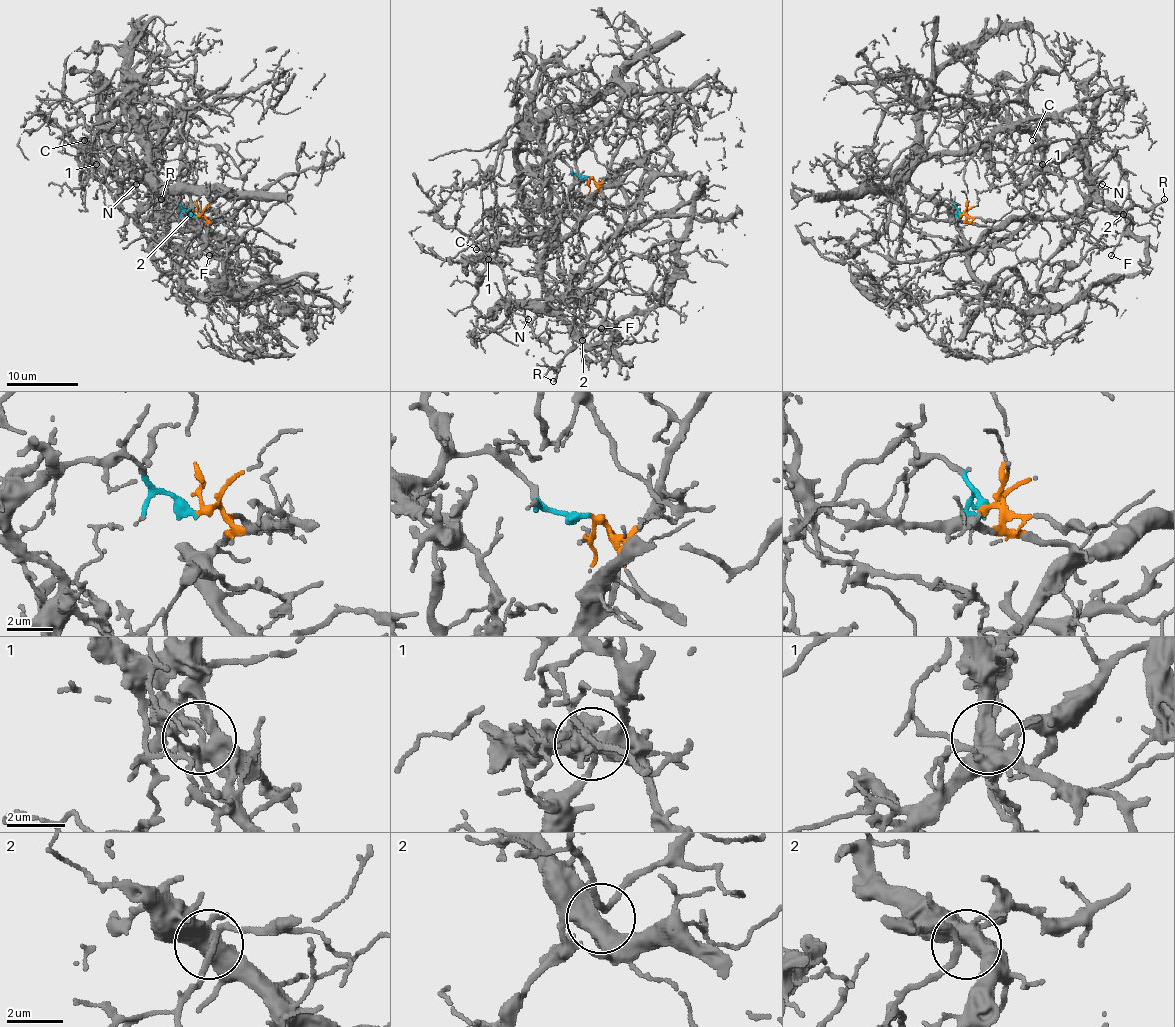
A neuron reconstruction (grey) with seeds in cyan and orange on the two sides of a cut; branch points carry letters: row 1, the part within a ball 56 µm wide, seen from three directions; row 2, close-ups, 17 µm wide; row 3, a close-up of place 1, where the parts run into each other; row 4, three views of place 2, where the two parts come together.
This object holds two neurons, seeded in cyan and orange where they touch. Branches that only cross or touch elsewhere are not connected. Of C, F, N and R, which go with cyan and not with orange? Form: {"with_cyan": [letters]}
{"with_cyan": ["N"]}

